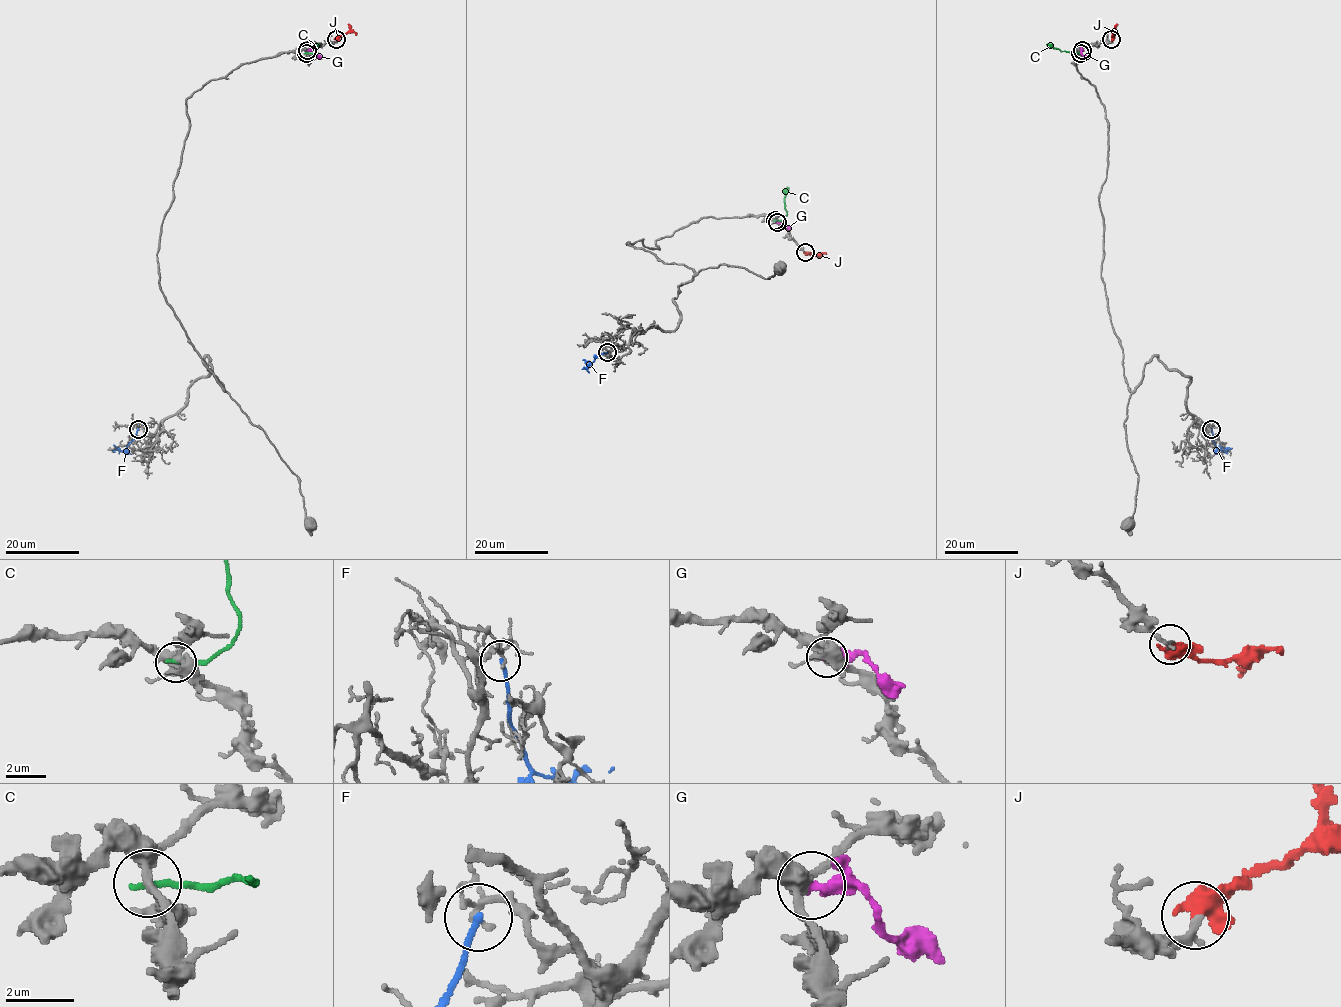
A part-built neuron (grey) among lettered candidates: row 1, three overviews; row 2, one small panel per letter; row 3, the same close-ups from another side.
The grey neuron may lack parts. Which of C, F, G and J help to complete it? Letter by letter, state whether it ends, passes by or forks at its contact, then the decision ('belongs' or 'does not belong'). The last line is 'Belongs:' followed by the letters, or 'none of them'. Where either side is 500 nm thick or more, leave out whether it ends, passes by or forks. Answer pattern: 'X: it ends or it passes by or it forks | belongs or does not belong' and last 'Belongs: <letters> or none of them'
C: it ends | does not belong
F: it ends | does not belong
G: it ends | does not belong
J: belongs
Belongs: J

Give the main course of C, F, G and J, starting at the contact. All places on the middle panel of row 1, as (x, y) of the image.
C: (775, 220), (782, 220), (786, 215), (786, 187)
F: (607, 351), (595, 358), (587, 368), (589, 372)
G: (776, 222), (784, 222), (791, 227)
J: (806, 252), (810, 255), (826, 252)

